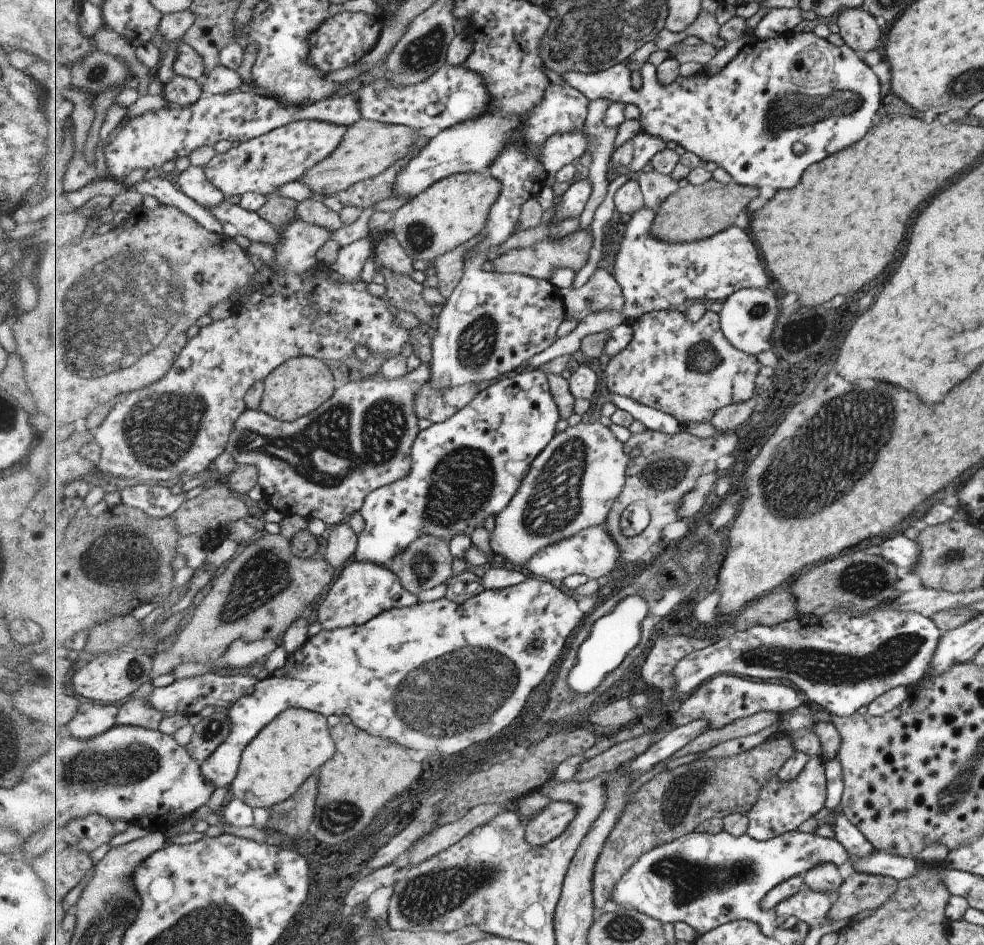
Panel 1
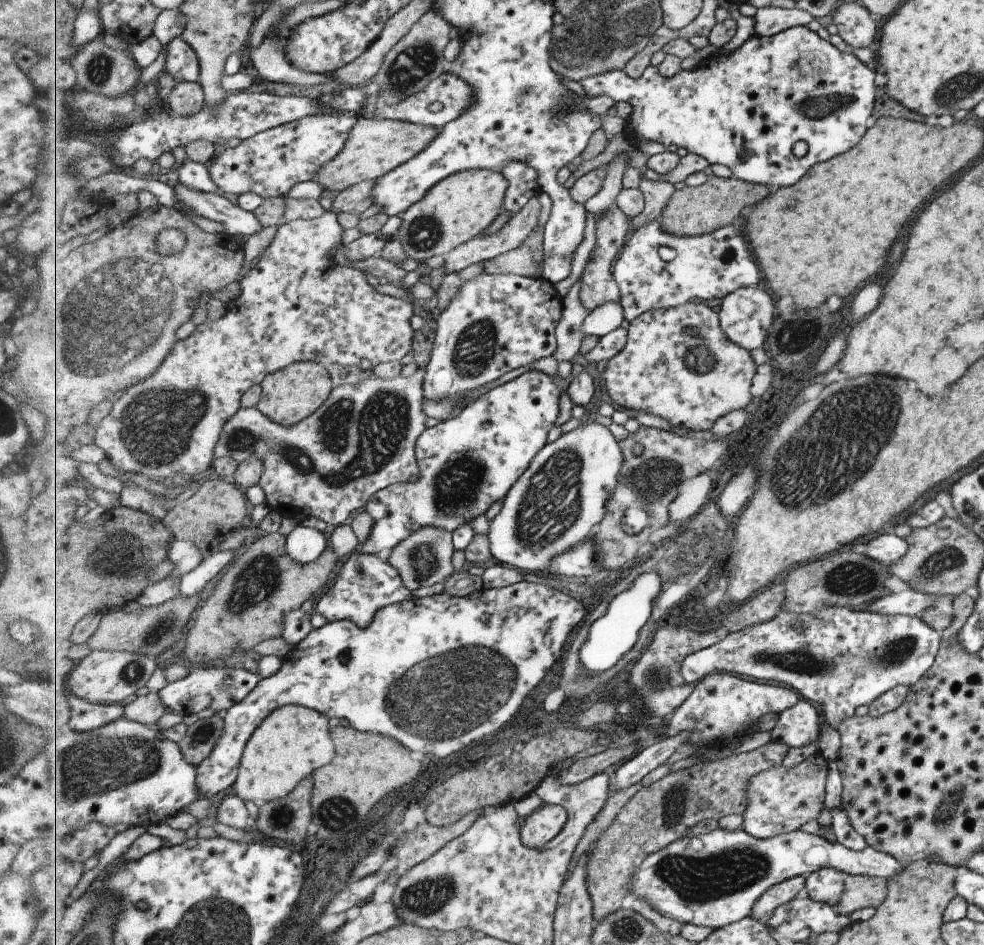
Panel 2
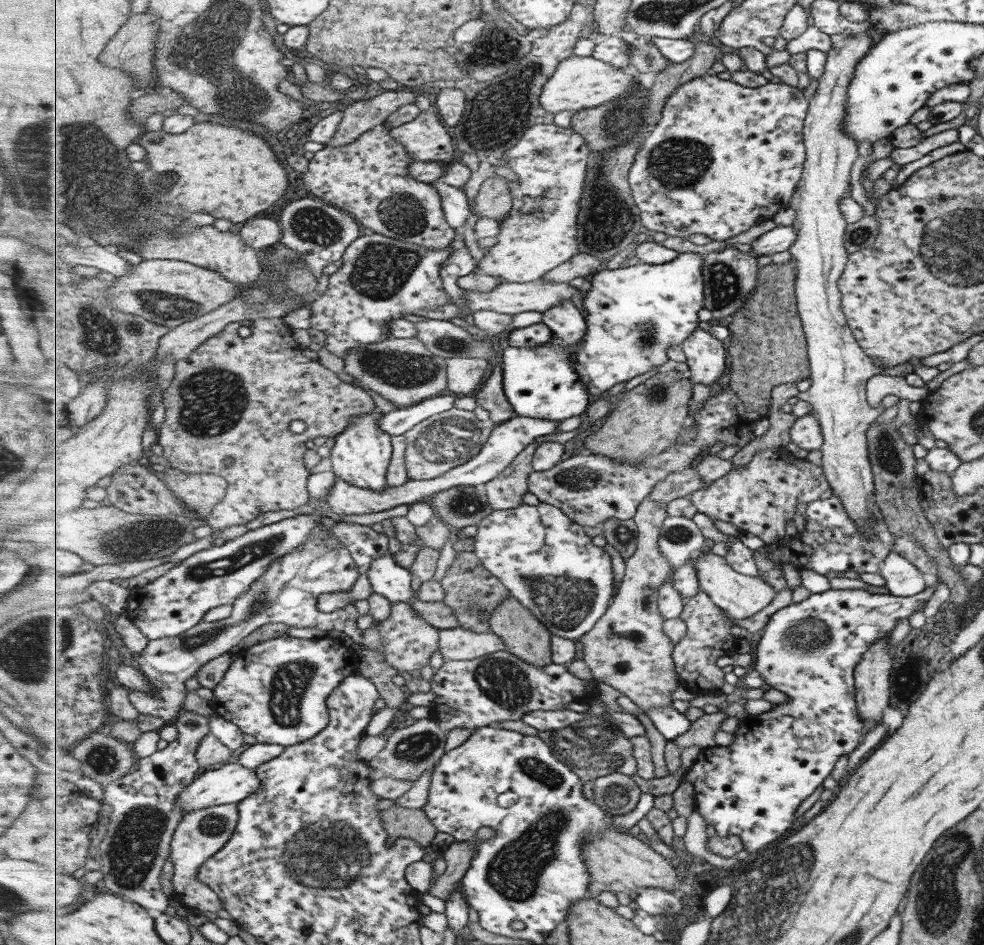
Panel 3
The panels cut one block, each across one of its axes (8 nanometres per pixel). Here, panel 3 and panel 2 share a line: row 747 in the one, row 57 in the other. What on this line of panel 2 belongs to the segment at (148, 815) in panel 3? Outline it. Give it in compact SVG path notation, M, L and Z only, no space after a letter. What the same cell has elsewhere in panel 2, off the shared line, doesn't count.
M174 39L166 49L165 69L178 81L198 83L201 79L201 66L195 50L182 40Z

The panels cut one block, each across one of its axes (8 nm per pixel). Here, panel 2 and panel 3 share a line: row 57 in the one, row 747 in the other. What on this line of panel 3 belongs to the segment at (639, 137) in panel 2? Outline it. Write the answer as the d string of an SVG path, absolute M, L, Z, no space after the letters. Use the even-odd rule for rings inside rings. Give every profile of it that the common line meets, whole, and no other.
M936 579L927 589L910 597L874 594L865 589L829 589L811 594L804 601L781 608L771 616L756 645L753 665L759 676L772 688L785 693L789 701L775 704L775 708L747 718L734 731L736 742L733 745L703 749L687 772L687 779L695 792L694 808L705 816L707 825L713 826L717 835L737 834L743 839L744 849L756 853L766 850L769 844L779 842L793 828L797 820L795 812L809 796L813 796L813 790L831 772L837 758L841 754L848 756L857 746L863 722L857 716L853 672L861 656L865 655L869 644L890 634L901 618L907 618L921 608L939 582ZM801 720L807 728L813 728L813 736L795 734L801 732L797 728Z

